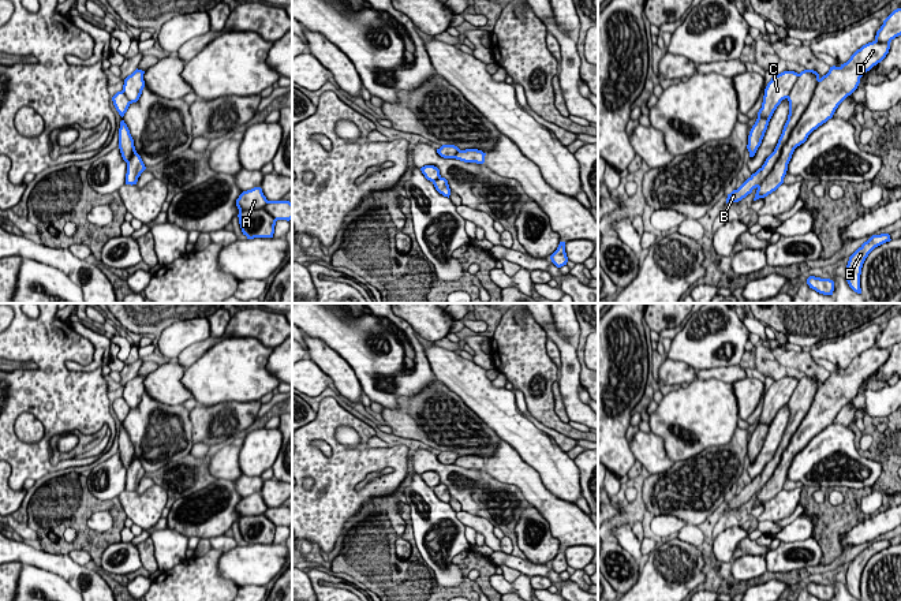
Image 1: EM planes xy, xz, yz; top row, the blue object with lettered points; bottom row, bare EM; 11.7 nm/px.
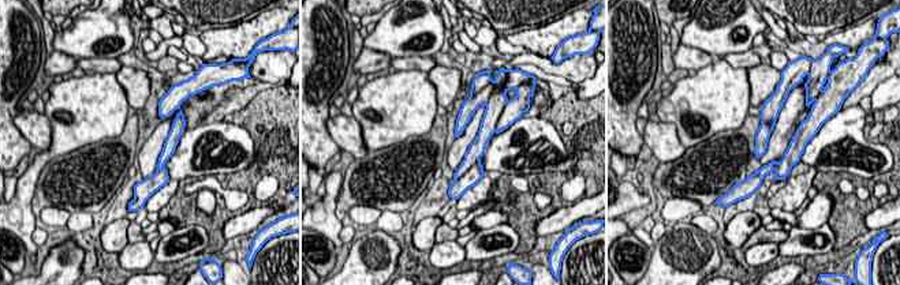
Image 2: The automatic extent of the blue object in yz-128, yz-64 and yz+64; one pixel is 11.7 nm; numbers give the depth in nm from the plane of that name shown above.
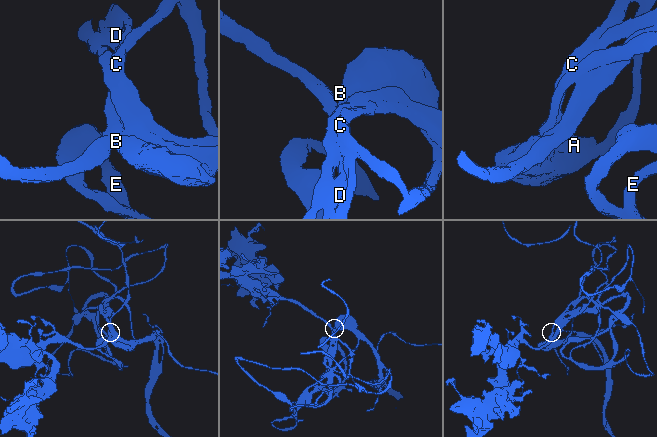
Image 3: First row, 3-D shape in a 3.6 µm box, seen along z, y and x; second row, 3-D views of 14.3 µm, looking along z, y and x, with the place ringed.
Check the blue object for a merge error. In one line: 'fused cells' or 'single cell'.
single cell

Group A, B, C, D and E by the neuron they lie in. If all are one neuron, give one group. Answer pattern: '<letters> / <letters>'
A B C D E

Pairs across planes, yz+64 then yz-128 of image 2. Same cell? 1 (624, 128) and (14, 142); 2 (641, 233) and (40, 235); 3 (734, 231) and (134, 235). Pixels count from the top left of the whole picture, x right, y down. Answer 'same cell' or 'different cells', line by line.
1: same cell
2: different cells
3: different cells

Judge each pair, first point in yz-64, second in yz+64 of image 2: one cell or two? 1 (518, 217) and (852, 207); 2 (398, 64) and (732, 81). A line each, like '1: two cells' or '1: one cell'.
1: one cell
2: two cells

